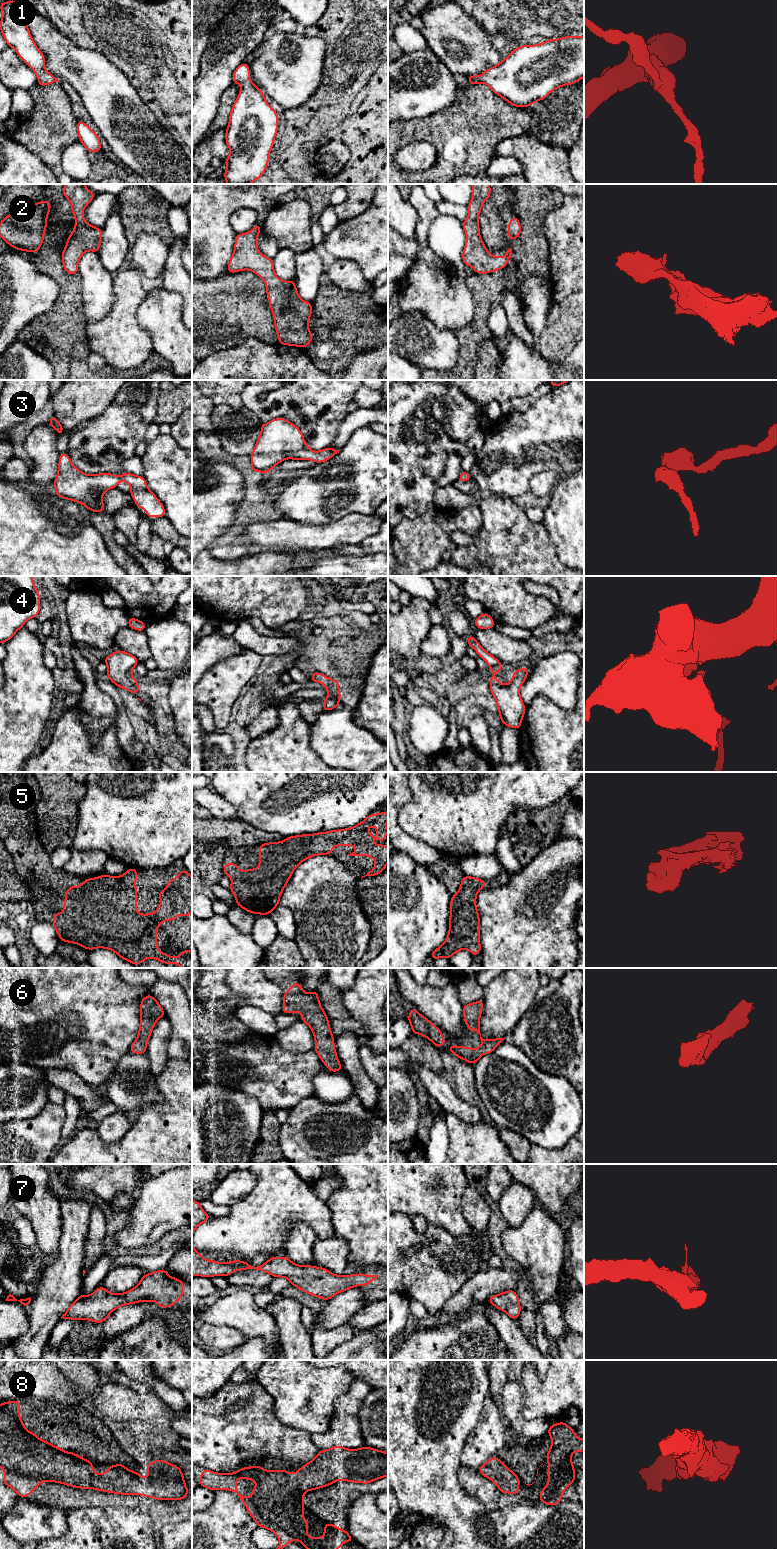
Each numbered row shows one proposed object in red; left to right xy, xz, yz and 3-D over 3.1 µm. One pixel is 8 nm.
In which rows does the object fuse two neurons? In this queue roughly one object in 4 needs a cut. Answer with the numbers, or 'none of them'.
none of them

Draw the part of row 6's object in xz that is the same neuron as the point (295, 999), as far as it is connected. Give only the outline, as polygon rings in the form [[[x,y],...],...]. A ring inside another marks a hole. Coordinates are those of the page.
[[[298,982],[284,992],[283,1013],[301,1012],[301,1021],[307,1024],[315,1039],[314,1050],[330,1072],[338,1072],[343,1068],[339,1062],[334,1046],[334,1037],[329,1025],[329,1019],[323,1010],[318,992],[304,992]]]

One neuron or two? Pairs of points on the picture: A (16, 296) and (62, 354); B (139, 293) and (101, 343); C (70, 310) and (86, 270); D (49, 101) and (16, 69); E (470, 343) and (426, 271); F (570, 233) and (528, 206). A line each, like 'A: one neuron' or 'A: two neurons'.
A: two neurons
B: one neuron
C: two neurons
D: two neurons
E: two neurons
F: two neurons

